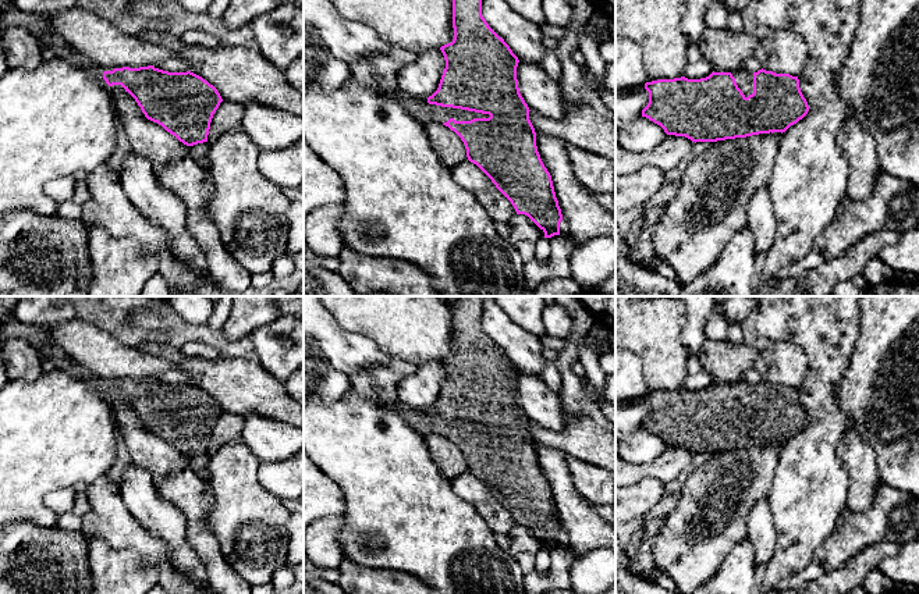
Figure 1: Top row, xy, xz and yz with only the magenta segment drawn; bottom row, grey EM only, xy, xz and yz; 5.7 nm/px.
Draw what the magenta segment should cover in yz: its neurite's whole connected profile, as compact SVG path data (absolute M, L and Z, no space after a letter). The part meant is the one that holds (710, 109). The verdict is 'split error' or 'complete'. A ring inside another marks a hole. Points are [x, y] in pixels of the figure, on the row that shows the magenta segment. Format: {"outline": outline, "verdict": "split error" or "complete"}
{"outline": "M739 68L734 72L712 72L706 78L657 79L645 83L649 103L642 117L660 125L667 135L685 136L692 142L717 142L759 134L785 132L802 120L809 106L798 77Z", "verdict": "split error"}

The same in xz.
{"outline": "M453 0L453 28L453 42L440 47L446 68L437 90L429 97L416 97L397 90L390 97L425 127L443 124L454 131L465 145L468 160L492 179L496 188L511 202L517 214L528 216L544 232L544 238L560 235L563 214L551 175L537 152L536 132L529 120L531 110L519 93L517 79L518 57L483 18L482 0Z", "verdict": "split error"}

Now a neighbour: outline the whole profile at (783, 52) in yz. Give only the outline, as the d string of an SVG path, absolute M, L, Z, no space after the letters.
M771 29L759 40L753 57L766 71L798 77L809 57L805 39L787 29Z

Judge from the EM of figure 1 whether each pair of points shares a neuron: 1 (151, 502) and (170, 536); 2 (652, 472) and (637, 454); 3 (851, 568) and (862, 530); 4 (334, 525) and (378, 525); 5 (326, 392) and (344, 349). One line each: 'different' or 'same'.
1: same
2: different
3: different
4: different
5: different

